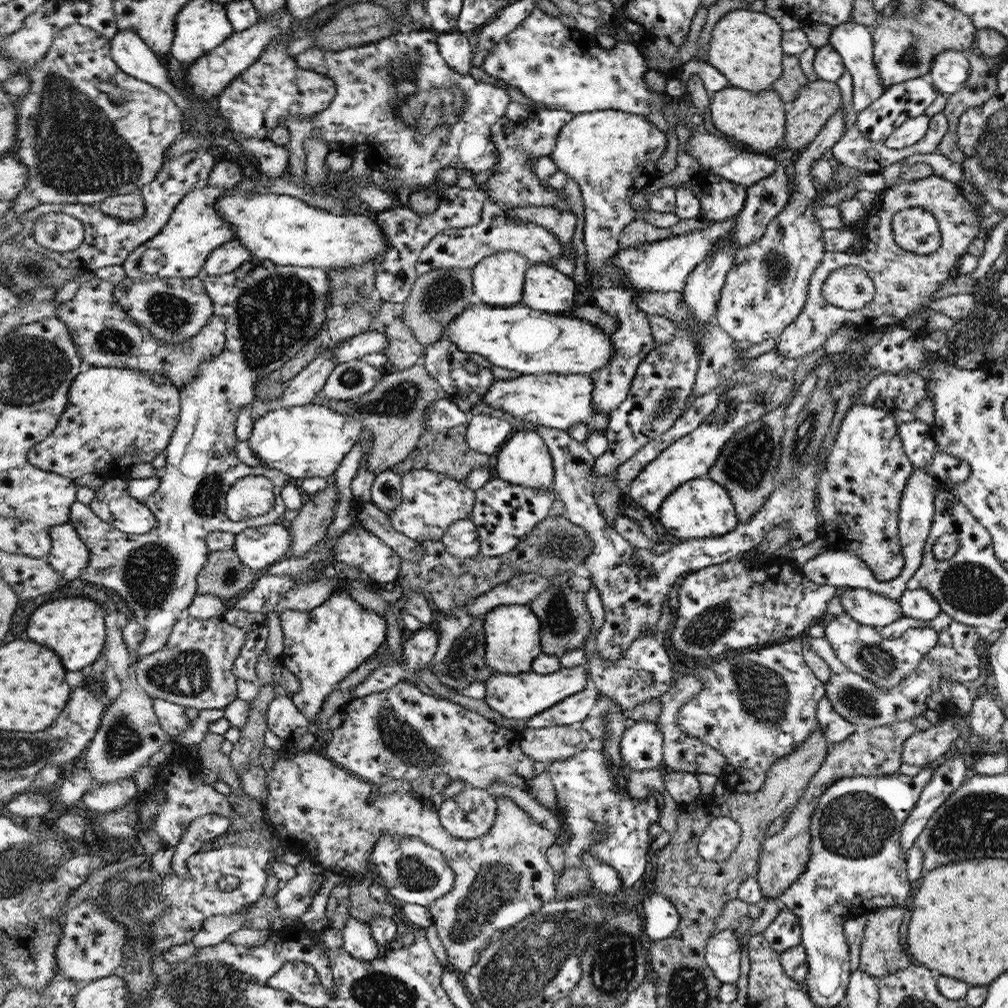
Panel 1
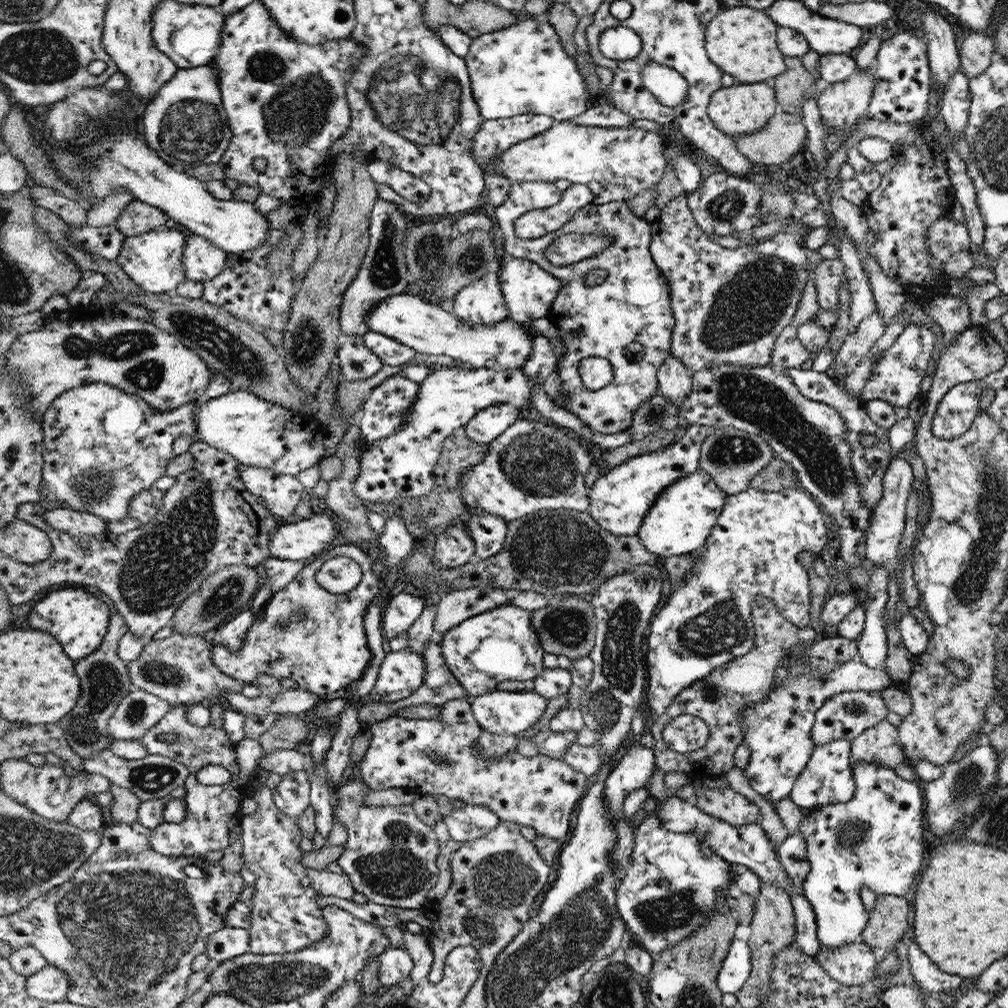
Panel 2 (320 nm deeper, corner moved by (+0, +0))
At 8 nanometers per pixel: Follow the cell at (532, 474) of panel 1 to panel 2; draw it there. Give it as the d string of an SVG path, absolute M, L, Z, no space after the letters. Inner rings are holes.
M523 415L511 427L508 427L496 440L486 446L482 462L466 469L461 476L460 493L466 505L466 517L472 515L494 515L510 523L532 515L537 511L556 511L557 509L586 512L591 502L586 496L584 478L593 463L592 448L577 436L568 436L568 429L556 426L543 420L528 420Z

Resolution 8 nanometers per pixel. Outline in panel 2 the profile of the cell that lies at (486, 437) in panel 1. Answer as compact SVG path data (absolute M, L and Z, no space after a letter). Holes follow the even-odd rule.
M498 403L476 414L465 431L474 442L486 447L523 415L512 403Z

